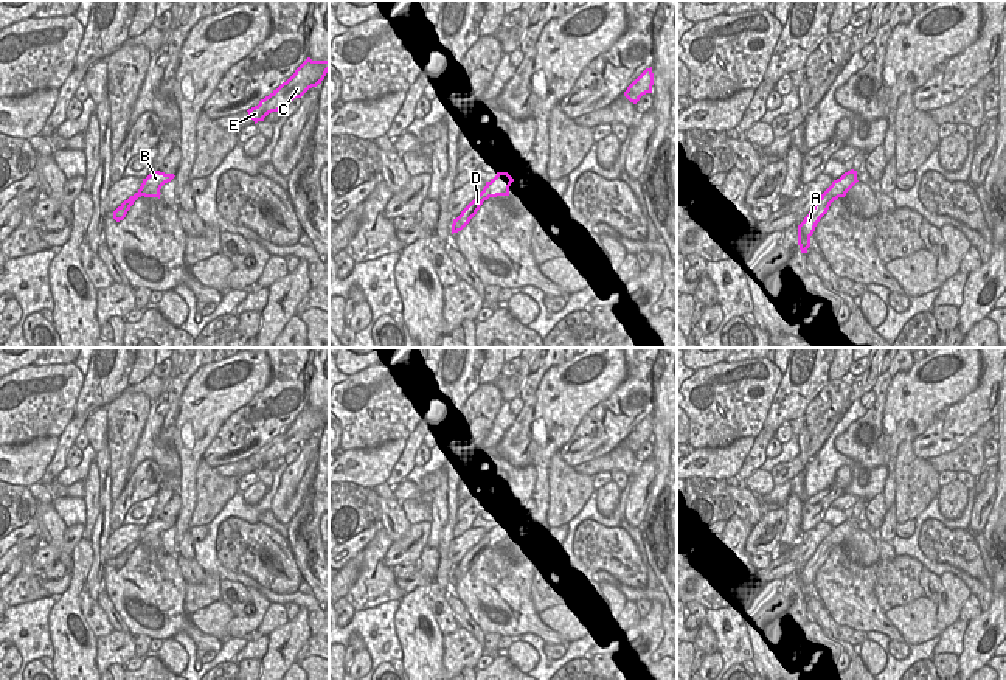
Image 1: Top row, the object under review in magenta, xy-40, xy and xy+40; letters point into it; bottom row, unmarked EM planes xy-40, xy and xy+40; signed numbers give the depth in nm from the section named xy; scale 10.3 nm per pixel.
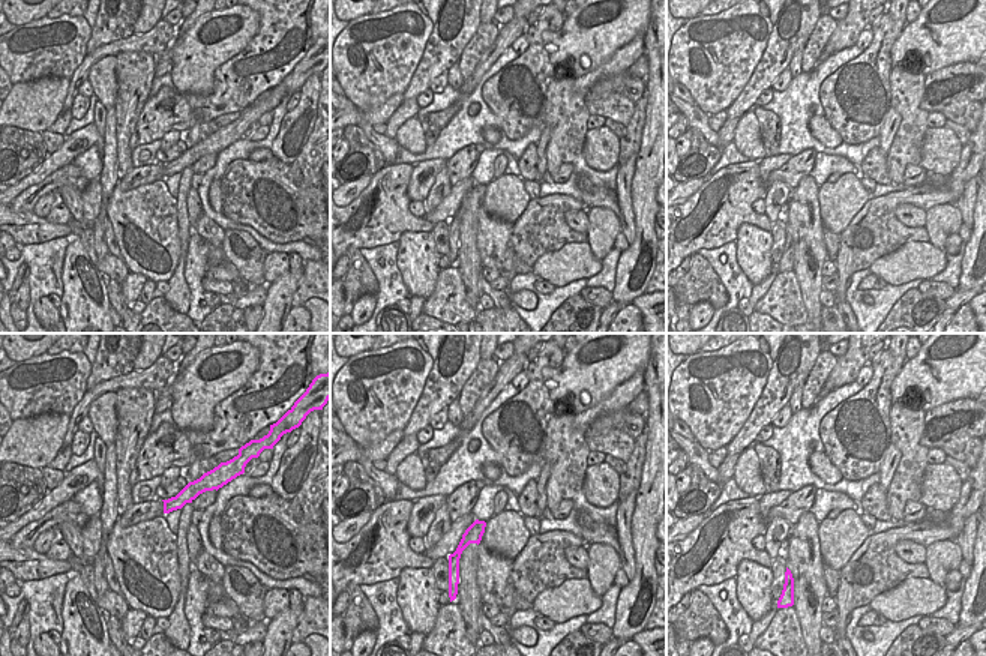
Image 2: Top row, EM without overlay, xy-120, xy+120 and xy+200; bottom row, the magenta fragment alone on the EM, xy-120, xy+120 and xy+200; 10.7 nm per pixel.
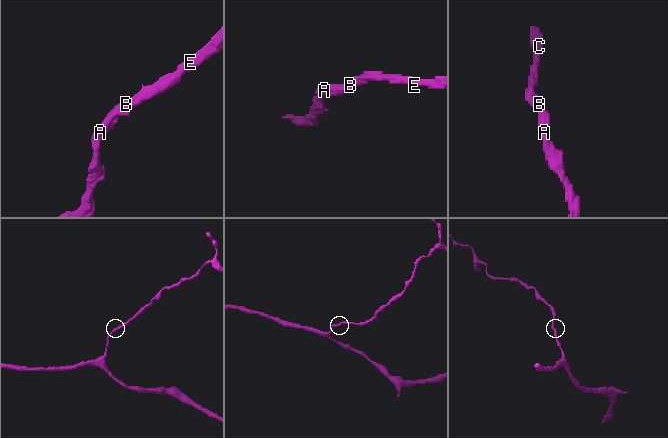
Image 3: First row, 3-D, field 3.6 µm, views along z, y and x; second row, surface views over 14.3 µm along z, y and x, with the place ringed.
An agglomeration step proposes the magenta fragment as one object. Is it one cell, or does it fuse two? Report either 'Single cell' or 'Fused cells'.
Single cell.

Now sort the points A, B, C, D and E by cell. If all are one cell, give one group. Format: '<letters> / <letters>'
A B C D E

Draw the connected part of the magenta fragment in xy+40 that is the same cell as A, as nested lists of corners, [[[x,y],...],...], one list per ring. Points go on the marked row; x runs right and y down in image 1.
[[[851,169],[840,179],[834,180],[832,185],[821,194],[804,220],[798,225],[798,245],[801,253],[807,253],[807,248],[810,247],[810,236],[813,234],[820,219],[827,213],[831,203],[838,197],[845,197],[857,182],[857,171]]]

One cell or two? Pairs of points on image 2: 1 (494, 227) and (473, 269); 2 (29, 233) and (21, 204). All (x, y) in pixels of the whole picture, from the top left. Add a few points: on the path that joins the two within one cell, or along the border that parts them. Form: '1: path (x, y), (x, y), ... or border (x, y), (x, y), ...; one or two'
1: border (477, 221), (476, 249), (483, 266); two
2: border (15, 210), (32, 212); two

